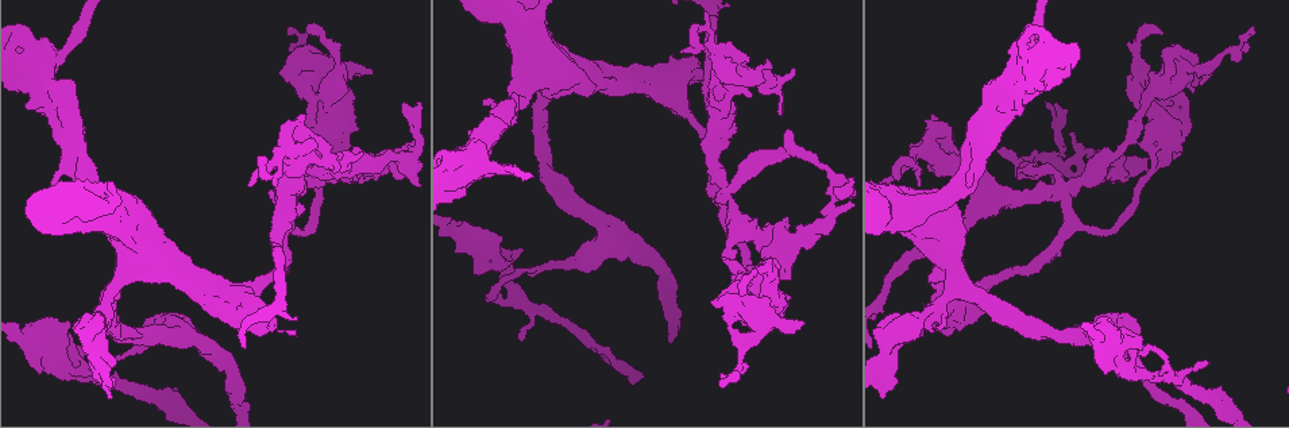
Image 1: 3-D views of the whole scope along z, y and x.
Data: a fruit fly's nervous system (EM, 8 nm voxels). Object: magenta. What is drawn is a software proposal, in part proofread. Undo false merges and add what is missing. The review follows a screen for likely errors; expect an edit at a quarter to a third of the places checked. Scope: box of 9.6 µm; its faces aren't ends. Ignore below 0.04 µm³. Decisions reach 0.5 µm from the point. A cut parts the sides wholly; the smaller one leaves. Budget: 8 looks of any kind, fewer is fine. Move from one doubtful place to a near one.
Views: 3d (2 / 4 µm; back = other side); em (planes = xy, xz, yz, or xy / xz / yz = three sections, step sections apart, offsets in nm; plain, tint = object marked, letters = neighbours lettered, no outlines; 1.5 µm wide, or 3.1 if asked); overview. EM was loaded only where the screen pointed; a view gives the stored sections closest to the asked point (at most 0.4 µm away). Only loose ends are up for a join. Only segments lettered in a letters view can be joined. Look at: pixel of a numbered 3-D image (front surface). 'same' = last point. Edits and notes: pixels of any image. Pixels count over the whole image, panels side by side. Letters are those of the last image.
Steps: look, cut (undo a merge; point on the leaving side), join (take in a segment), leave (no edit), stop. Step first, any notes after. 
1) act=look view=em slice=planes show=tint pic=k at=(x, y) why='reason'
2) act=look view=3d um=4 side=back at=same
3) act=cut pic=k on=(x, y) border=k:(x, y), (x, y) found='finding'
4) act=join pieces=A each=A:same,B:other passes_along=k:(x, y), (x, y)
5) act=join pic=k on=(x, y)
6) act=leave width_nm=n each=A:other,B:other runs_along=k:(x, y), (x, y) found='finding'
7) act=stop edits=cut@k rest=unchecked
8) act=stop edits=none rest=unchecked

act=look view=em slice=xy step=8 show=letters pic=1 at=(405, 103)

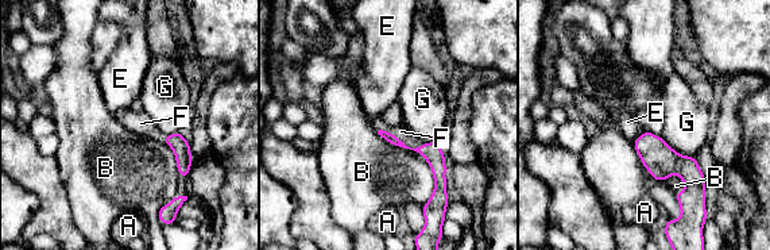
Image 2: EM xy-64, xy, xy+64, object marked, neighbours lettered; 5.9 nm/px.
act=join pieces=F each=A:other,B:other,E:other,F:same,G:other found='the cell continues'

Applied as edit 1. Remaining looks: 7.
act=look view=overview

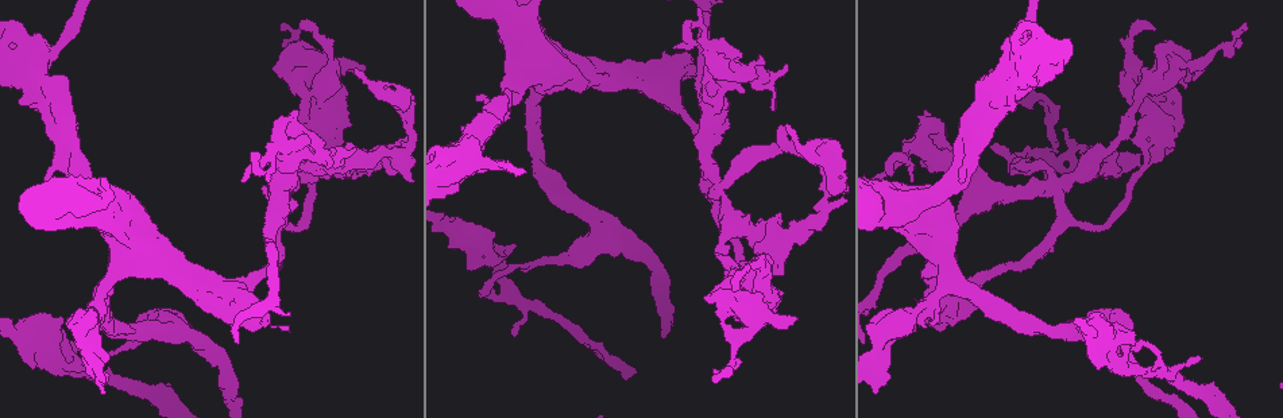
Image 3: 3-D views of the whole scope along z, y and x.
act=look view=3d um=2 pic=3 at=(1200, 357)

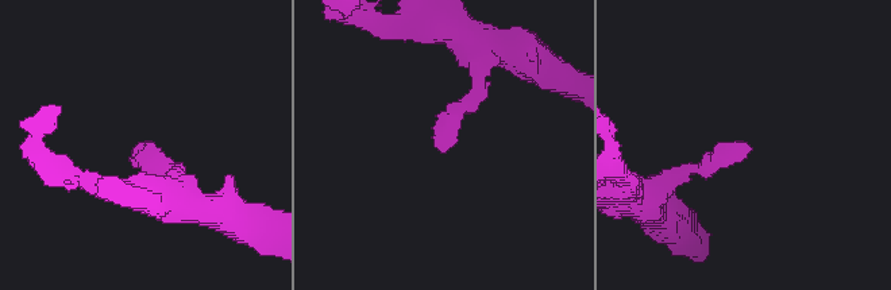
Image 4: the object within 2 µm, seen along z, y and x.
act=look view=em slice=planes show=letters pic=4 at=(134, 152)

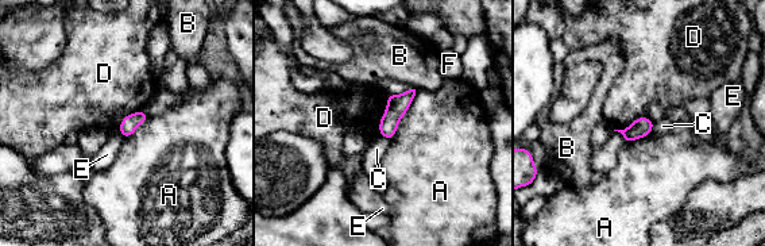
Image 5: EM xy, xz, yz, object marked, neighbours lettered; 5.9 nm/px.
act=leave width_nm=100 each=A:other,B:other,C:other,D:other,E:other,F:other border=5:(653, 120), (637, 118), (613, 130) found='none of them fits'

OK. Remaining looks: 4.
act=look view=3d um=4 pic=3 at=(913, 314) why='calibre changes'

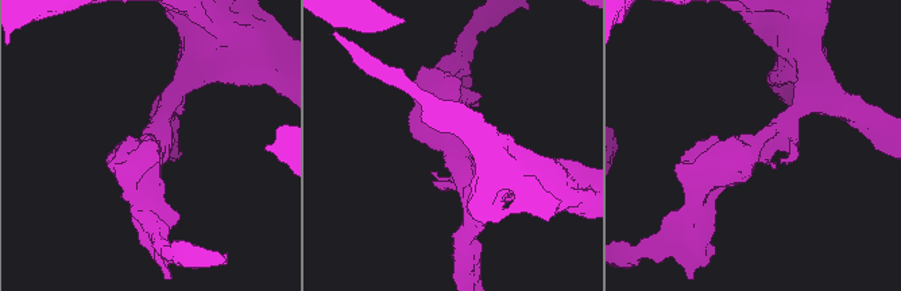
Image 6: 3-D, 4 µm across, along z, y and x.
act=look view=em slice=planes show=letters pic=6 at=(756, 141) why='need the tissue'

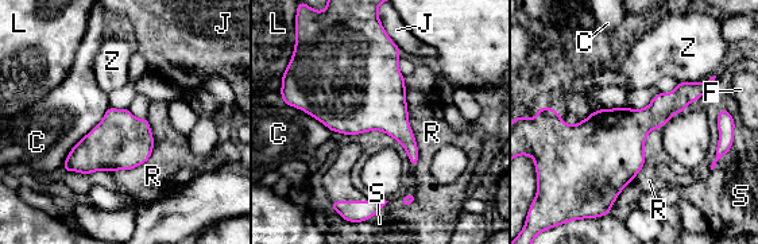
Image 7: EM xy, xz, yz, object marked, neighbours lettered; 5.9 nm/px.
act=leave width_nm=340 longest_contact=R:550nm each=C:other,F:other,J:other,L:other,R:other,S:other,Z:other found='continuous, no second cell'

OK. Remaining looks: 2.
act=stop edits=join@2 rest=unchecked

